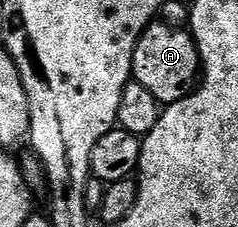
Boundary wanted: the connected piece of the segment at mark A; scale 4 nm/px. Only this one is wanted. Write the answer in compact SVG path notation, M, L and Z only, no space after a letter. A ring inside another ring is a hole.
M153 21L147 26L132 53L132 78L150 91L161 104L171 104L192 93L201 73L200 53L196 39L187 29L168 22Z

